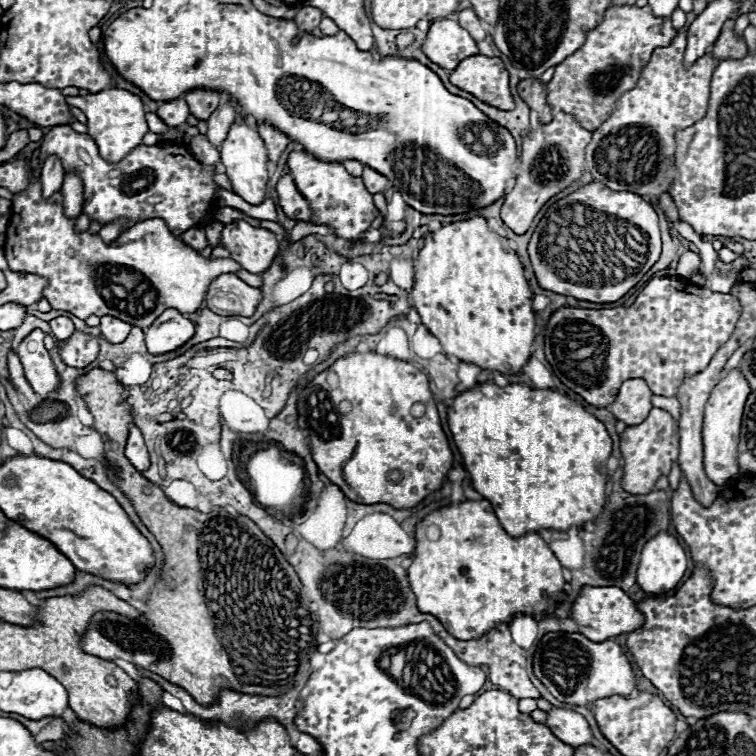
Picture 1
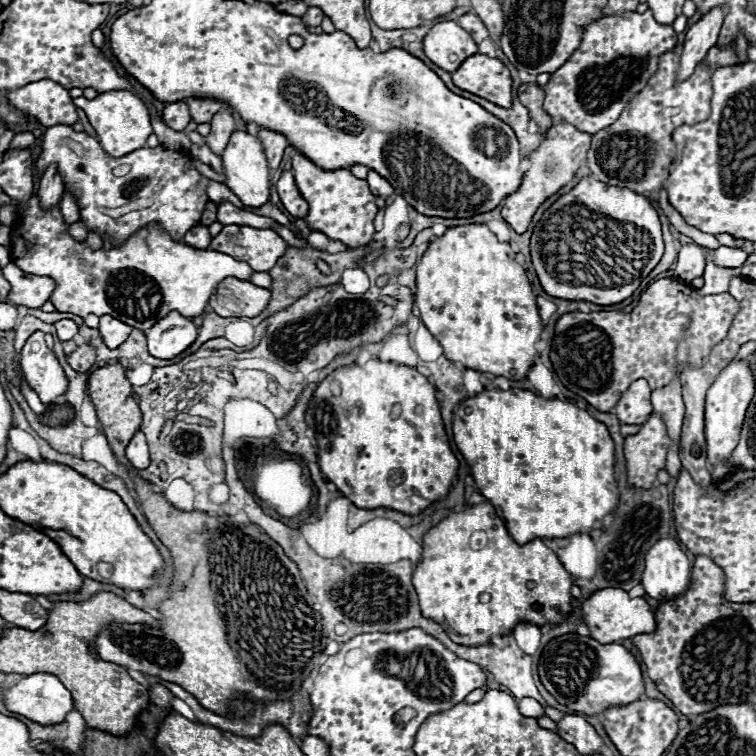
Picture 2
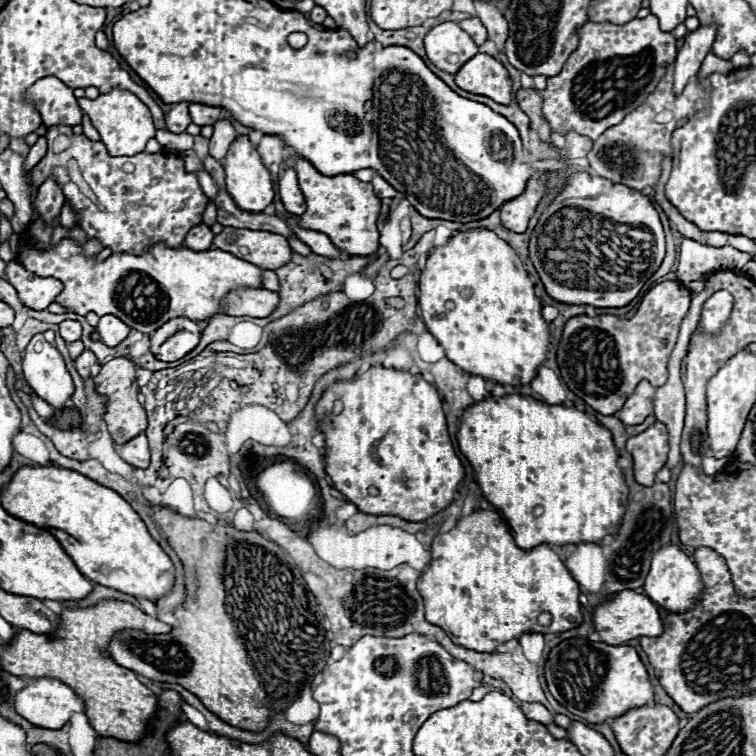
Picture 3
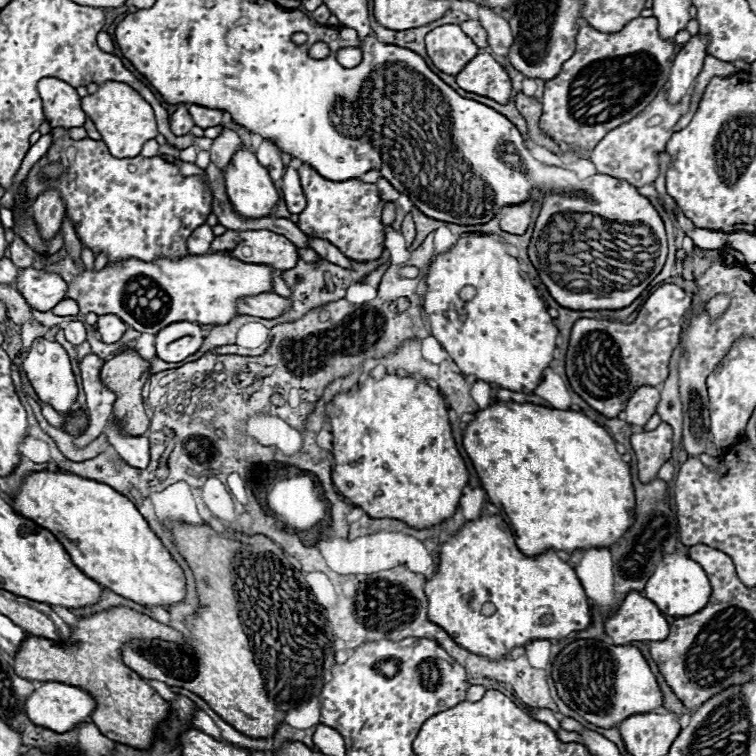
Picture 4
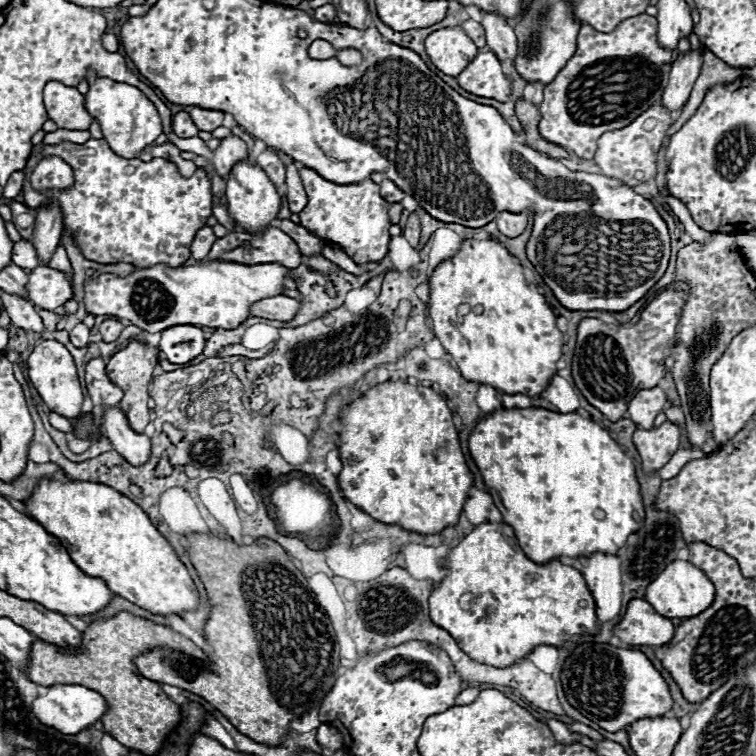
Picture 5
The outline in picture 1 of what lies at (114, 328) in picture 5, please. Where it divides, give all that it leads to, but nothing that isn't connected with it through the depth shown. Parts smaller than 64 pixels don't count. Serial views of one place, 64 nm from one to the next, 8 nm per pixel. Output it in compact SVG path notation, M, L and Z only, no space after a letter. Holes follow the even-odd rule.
M102 316L100 318L100 330L102 330L102 336L110 342L110 344L120 344L126 340L126 336L130 334L132 326L114 318L114 316Z

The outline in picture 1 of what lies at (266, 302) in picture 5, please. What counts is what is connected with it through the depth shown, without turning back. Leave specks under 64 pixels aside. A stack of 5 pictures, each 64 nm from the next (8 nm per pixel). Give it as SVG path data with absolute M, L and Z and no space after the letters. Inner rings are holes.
M222 274L210 284L206 294L206 306L220 316L252 316L260 300L260 288L248 286L236 274Z

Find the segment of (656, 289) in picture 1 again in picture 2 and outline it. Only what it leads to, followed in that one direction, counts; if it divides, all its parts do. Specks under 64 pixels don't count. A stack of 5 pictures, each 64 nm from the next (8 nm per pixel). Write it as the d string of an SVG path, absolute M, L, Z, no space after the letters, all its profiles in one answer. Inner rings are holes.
M662 278L662 280L652 282L648 290L642 292L638 306L630 314L568 312L560 316L560 320L556 322L556 336L552 342L550 360L554 364L558 378L568 390L582 396L596 410L610 412L632 382L646 378L652 388L662 388L674 378L676 366L684 366L688 362L694 366L702 366L704 358L708 356L708 350L716 342L720 342L720 338L726 338L732 318L736 316L736 310L738 310L738 302L728 292L700 298L690 286L674 278Z

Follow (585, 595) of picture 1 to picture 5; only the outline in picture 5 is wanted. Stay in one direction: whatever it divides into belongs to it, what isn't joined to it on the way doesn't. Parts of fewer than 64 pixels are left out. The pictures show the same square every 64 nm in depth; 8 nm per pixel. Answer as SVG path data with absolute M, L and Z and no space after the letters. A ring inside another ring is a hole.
M634 598L620 624L616 624L614 634L628 646L666 646L674 634L676 626L668 618L660 618L656 610L642 598Z

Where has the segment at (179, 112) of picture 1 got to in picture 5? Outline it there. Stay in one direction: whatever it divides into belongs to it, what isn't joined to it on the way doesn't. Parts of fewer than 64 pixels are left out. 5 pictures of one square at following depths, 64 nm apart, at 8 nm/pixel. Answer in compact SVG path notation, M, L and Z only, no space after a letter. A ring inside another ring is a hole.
M178 112L172 120L172 128L174 128L174 134L180 136L180 138L192 138L192 136L198 134L198 128L192 122L188 112Z

